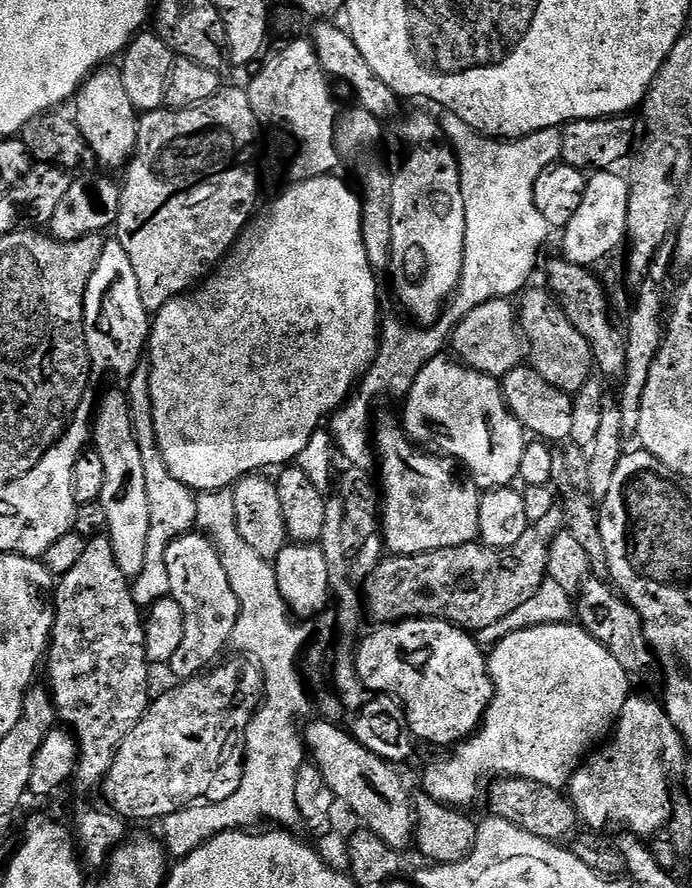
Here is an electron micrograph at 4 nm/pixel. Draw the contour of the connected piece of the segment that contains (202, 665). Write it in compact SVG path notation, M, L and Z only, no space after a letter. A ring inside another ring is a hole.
M196 530L177 536L180 537L170 541L162 555L168 568L170 598L182 606L182 618L186 618L186 631L170 662L170 669L177 676L175 679L183 682L211 669L221 659L220 651L229 647L240 607L230 586L230 578L226 578L220 552L211 539Z

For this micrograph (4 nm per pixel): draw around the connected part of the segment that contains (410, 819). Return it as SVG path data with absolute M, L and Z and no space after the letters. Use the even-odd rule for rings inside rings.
M321 718L313 719L302 735L311 763L322 772L326 785L336 798L351 805L365 829L373 831L386 846L397 850L404 850L407 844L413 843L416 830L414 796L408 793L403 778L392 769L389 761L366 750L362 742L353 738L351 731Z

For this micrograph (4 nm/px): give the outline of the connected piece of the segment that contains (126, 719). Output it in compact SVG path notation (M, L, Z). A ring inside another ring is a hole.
M107 535L95 536L79 549L80 557L54 588L52 639L46 653L47 687L52 694L59 723L76 737L80 759L76 766L74 784L82 791L99 789L118 754L120 744L138 726L150 703L148 696L148 655L144 645L142 609L132 596L129 577L118 570L114 550Z

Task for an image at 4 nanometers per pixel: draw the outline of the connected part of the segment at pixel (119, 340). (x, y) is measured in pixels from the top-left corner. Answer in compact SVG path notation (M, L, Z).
M114 238L107 239L98 264L90 277L86 288L84 308L84 333L86 334L86 350L92 360L92 371L97 377L113 372L116 376L131 377L146 356L148 337L150 335L150 313L142 306L142 293L138 291L138 277L134 275L134 266L122 244Z

